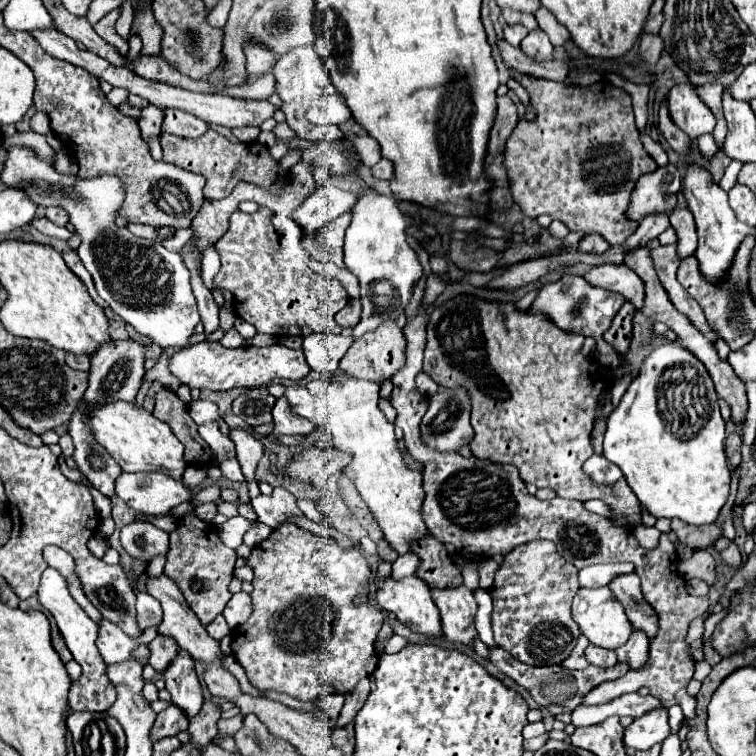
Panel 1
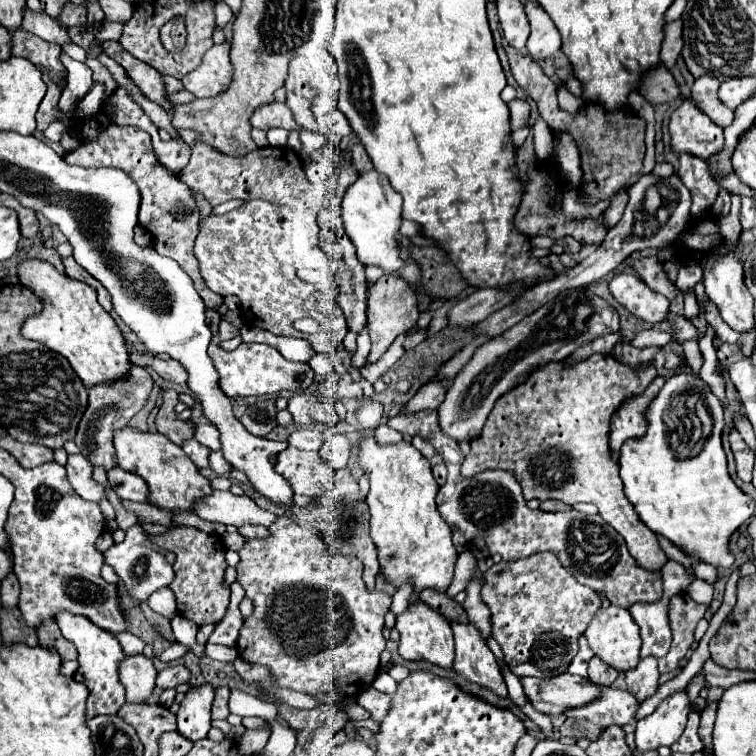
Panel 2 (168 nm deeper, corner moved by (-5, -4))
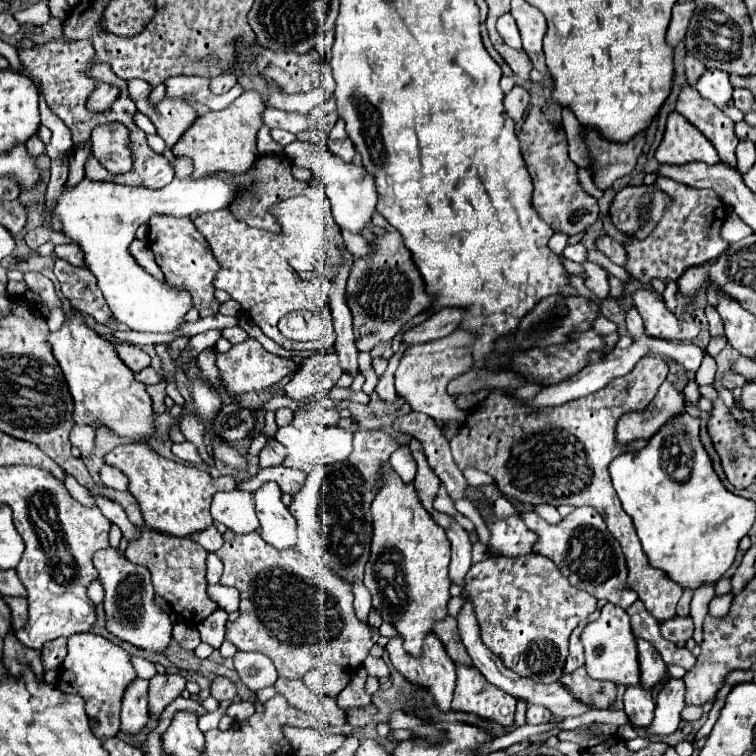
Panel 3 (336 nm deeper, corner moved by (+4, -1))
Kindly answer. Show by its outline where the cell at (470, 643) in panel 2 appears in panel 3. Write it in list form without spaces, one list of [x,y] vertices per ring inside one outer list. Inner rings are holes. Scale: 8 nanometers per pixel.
[[[456,663],[456,691],[452,709],[476,713],[498,721],[500,725],[514,725],[516,699],[510,699],[510,695],[498,691],[498,687],[486,683],[474,665]]]

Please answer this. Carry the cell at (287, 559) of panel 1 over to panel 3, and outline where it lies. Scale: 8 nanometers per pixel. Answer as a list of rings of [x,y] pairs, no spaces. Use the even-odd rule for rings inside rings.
[[[230,529],[222,535],[224,537],[224,545],[216,551],[216,555],[222,559],[222,563],[224,563],[224,575],[222,575],[222,579],[220,579],[220,583],[222,585],[232,585],[232,587],[236,587],[238,591],[240,591],[240,617],[236,619],[236,621],[232,621],[232,623],[228,623],[228,629],[226,629],[226,639],[228,641],[232,641],[236,647],[238,647],[238,651],[260,651],[260,653],[264,653],[264,655],[268,655],[270,659],[272,659],[272,663],[274,663],[274,667],[276,667],[276,671],[278,671],[278,677],[282,677],[282,679],[294,679],[294,681],[304,681],[304,684],[316,695],[325,695],[332,697],[332,695],[328,695],[328,689],[334,685],[334,667],[344,667],[346,669],[346,675],[350,675],[350,679],[346,679],[346,686],[349,684],[351,680],[351,673],[356,671],[358,667],[362,667],[362,661],[368,657],[368,651],[370,651],[370,647],[374,645],[374,641],[372,641],[372,631],[370,631],[370,623],[368,621],[360,621],[358,617],[356,617],[356,613],[354,613],[354,595],[352,595],[352,587],[348,587],[348,583],[344,583],[346,579],[338,579],[338,575],[334,575],[334,571],[330,571],[326,565],[322,565],[322,563],[314,563],[314,561],[310,561],[310,559],[306,559],[298,549],[276,549],[276,547],[270,547],[270,543],[266,543],[264,539],[262,539],[262,535],[260,535],[260,531],[252,531],[252,533],[248,533],[248,535],[236,535],[236,533],[232,533]]]

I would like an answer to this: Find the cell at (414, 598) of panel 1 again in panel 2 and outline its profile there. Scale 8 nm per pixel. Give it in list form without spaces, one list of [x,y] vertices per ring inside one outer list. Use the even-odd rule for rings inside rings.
[[[419,602],[419,606],[409,606],[401,616],[397,616],[397,626],[401,634],[399,640],[399,656],[403,660],[425,660],[437,664],[441,668],[453,668],[455,660],[455,644],[453,644],[453,630],[449,622],[427,604]]]

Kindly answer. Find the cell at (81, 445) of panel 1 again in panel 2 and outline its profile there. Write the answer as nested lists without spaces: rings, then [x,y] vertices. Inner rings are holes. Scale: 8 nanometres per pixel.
[[[131,368],[131,398],[123,398],[119,390],[111,390],[111,386],[97,386],[95,390],[89,390],[89,406],[81,418],[81,424],[77,428],[75,444],[79,446],[81,454],[93,464],[93,466],[105,466],[111,470],[115,466],[115,446],[113,446],[113,434],[115,430],[127,426],[127,422],[143,408],[147,396],[153,390],[153,378],[145,368]]]

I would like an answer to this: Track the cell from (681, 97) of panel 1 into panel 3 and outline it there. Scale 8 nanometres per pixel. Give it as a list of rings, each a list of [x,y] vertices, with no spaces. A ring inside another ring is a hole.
[[[676,111],[668,115],[664,139],[656,149],[656,159],[668,165],[684,165],[690,161],[712,165],[720,161],[712,143]]]

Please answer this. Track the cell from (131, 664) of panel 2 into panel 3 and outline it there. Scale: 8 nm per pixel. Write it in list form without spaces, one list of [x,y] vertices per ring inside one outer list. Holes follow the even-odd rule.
[[[136,677],[130,687],[126,687],[126,697],[122,697],[122,727],[124,733],[138,733],[148,721],[148,679]]]

